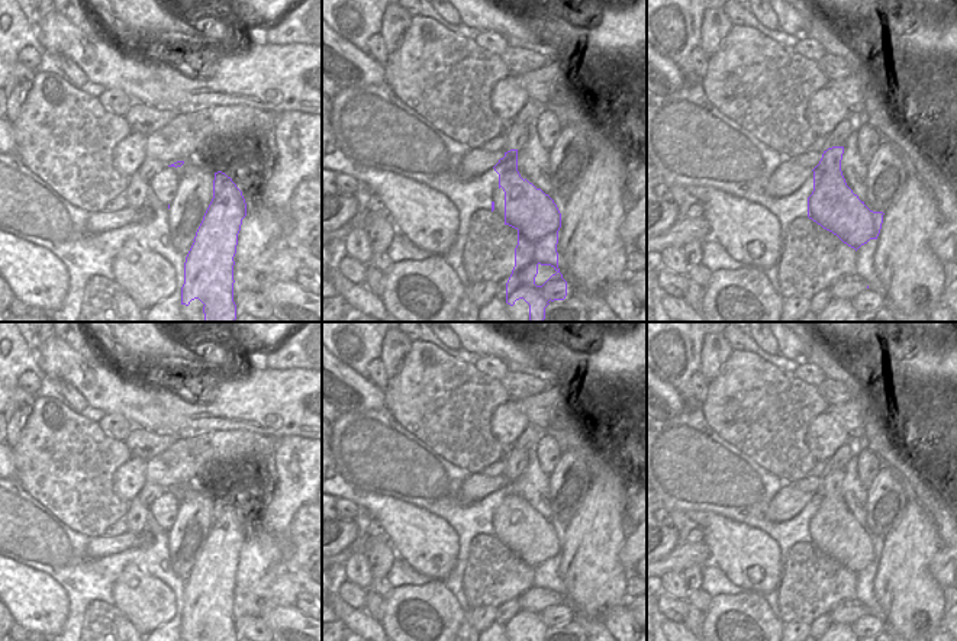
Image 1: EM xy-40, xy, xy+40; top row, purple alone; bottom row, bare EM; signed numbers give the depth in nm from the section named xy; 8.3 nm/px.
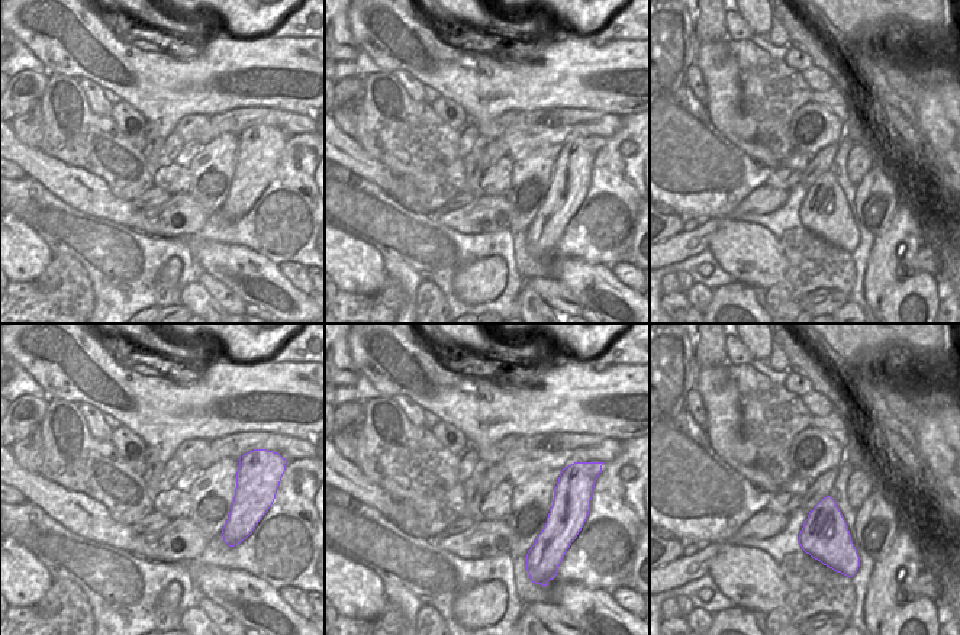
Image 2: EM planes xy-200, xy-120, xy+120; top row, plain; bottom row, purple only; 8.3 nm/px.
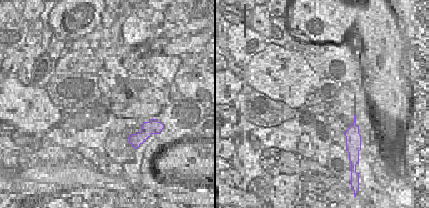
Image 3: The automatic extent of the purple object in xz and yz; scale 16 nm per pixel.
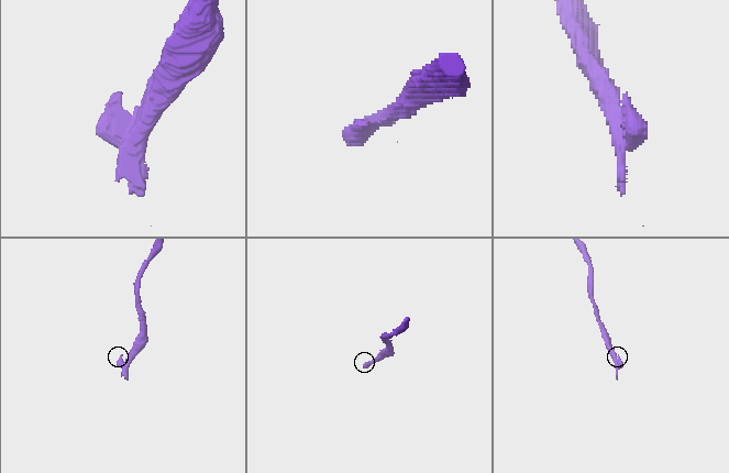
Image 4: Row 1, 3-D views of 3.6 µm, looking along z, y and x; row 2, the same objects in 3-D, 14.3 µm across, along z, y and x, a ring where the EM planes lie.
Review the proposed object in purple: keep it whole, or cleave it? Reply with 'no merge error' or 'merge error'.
merge error

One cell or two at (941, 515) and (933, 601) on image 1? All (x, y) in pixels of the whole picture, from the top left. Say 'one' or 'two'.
two

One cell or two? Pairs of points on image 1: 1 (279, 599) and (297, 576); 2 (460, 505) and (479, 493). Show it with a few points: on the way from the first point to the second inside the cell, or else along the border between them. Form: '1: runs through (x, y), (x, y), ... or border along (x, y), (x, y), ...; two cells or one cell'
1: border along (276, 563), (277, 586), (290, 588), (296, 595); two cells
2: runs through (464, 503), (474, 495); one cell

